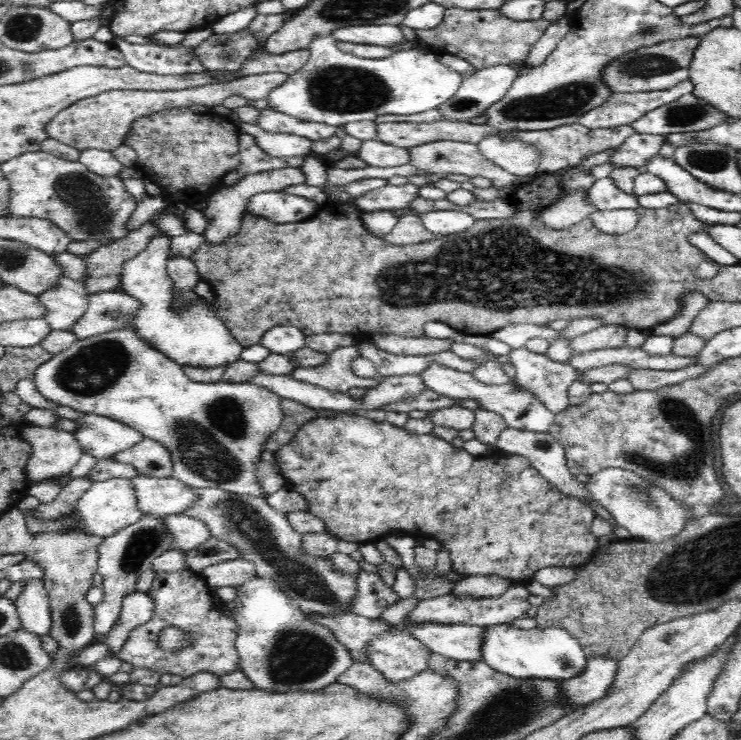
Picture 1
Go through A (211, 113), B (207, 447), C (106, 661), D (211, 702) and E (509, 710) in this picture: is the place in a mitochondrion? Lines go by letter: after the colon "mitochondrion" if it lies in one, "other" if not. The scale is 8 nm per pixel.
A: other
B: mitochondrion
C: other
D: other
E: mitochondrion

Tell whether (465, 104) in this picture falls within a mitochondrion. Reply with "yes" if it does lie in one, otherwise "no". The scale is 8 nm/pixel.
yes

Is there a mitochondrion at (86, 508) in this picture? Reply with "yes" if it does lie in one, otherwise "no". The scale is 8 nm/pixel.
no

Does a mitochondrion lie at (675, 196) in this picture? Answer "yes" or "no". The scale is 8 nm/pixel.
no

